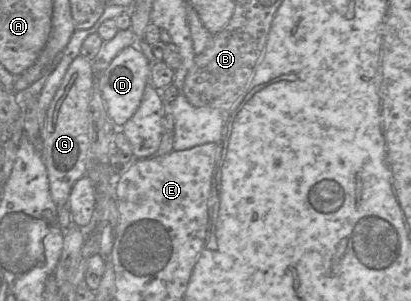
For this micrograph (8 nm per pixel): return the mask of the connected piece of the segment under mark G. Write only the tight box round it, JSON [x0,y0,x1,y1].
[42,55,92,205]

